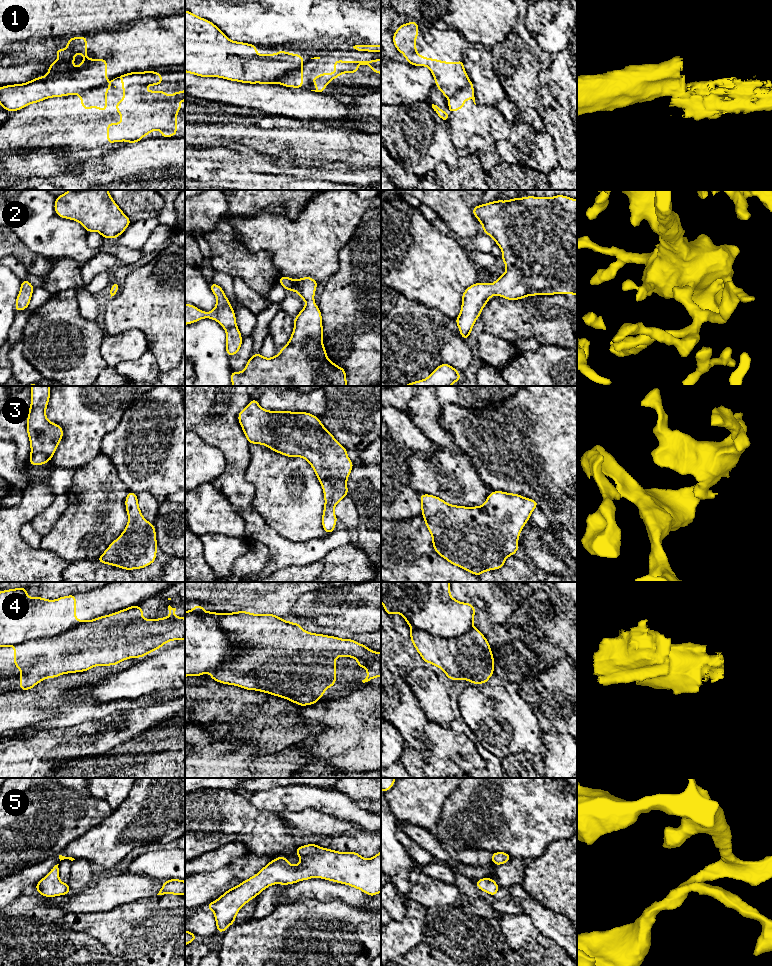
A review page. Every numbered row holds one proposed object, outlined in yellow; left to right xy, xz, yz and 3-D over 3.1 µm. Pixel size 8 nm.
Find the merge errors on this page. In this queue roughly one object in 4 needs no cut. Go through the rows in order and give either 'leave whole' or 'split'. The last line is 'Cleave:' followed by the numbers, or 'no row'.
1: split
2: leave whole
3: leave whole
4: split
5: leave whole
Cleave: 1, 4

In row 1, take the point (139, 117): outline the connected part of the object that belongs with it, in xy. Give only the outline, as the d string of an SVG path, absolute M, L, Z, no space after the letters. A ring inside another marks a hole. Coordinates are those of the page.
M152 70L142 71L141 73L130 72L117 78L121 79L123 89L123 100L117 101L115 104L116 112L121 115L121 122L107 123L107 144L122 141L128 141L133 144L142 140L145 135L150 134L154 130L160 130L163 138L169 138L173 134L177 137L177 112L183 109L184 106L179 104L171 105L166 102L185 101L185 90L172 93L169 97L165 91L146 92L145 88L147 86L160 85L163 82L161 73ZM115 79L81 93L81 106L85 110L96 107L102 112L107 111L107 90L112 88L111 83Z

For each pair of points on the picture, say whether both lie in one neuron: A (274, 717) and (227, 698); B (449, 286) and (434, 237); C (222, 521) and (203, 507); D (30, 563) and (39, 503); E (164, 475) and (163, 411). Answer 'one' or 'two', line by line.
A: one
B: one
C: one
D: one
E: one

